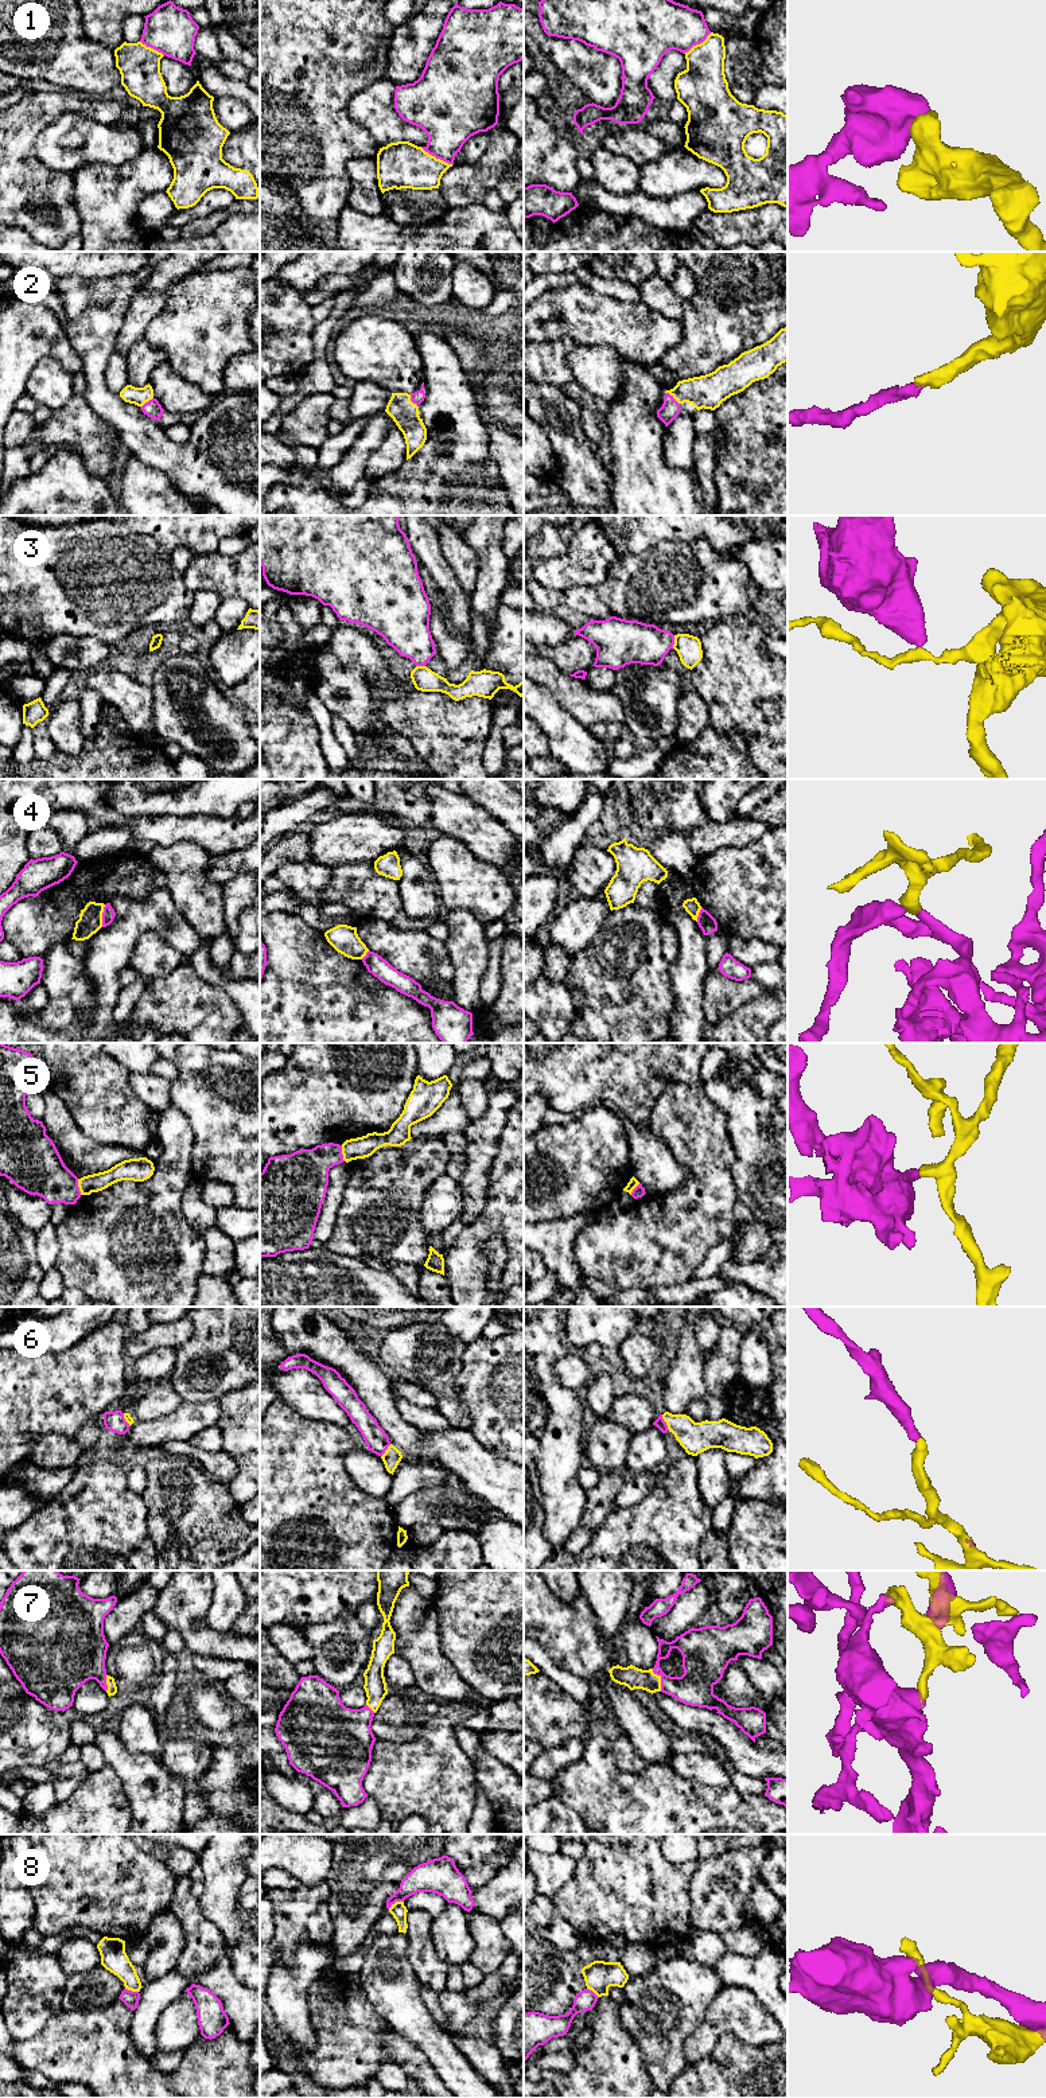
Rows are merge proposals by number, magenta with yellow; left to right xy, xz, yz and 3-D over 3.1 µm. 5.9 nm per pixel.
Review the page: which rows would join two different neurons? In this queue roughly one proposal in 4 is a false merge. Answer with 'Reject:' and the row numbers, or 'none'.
Reject: 1, 3, 5, 8

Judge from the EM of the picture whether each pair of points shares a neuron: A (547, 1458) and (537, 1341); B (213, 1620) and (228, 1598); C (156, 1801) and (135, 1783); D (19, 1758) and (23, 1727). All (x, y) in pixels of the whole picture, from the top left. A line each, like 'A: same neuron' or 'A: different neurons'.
A: same neuron
B: same neuron
C: same neuron
D: same neuron

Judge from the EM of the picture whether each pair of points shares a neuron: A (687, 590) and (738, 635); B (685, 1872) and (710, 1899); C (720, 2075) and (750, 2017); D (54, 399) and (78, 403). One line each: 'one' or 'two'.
A: two
B: two
C: two
D: two

